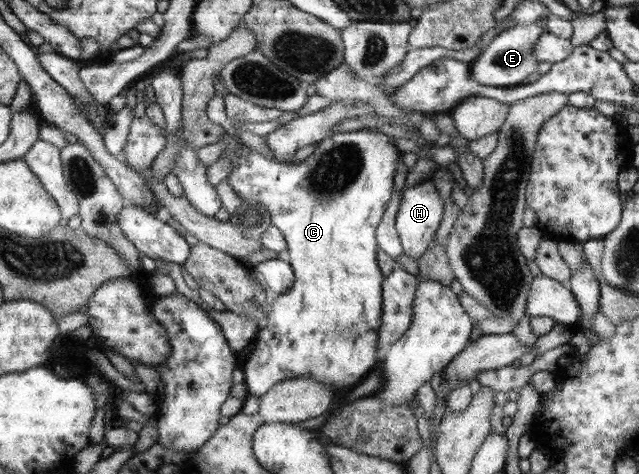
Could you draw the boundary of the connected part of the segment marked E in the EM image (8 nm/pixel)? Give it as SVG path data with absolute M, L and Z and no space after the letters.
M535 22L515 25L497 34L484 51L481 51L479 57L470 64L473 80L496 87L511 87L525 83L528 76L538 72L540 62L533 54L533 47L537 45L543 32L543 28Z

